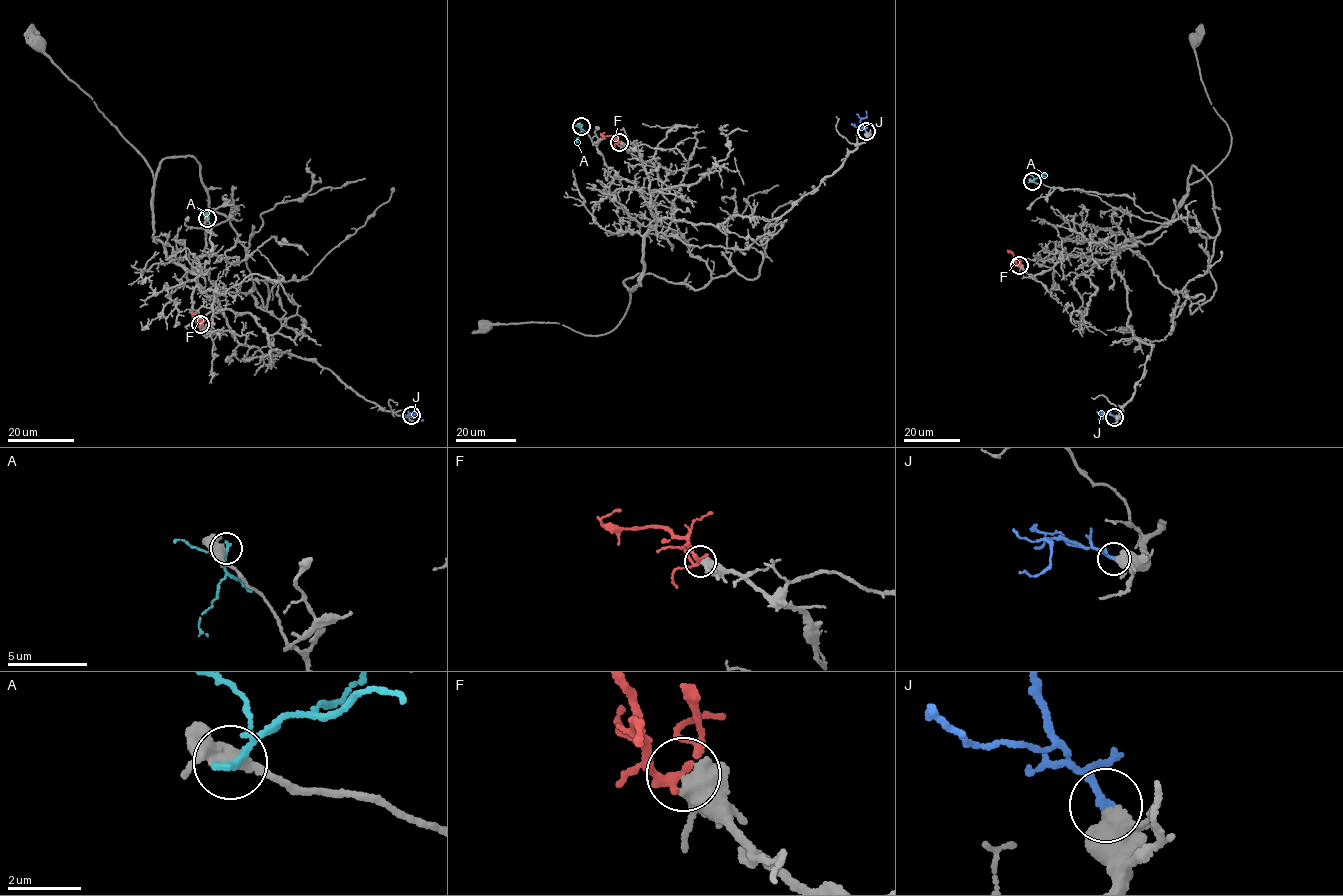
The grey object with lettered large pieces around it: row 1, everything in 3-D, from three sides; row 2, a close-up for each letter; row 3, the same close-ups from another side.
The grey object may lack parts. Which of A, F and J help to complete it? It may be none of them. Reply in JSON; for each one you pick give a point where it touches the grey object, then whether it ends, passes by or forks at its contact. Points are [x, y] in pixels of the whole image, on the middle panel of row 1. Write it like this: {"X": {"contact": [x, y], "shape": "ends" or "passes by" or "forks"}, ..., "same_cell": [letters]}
{"J": {"contact": [866, 131], "shape": "passes by"}, "same_cell": ["J"]}

